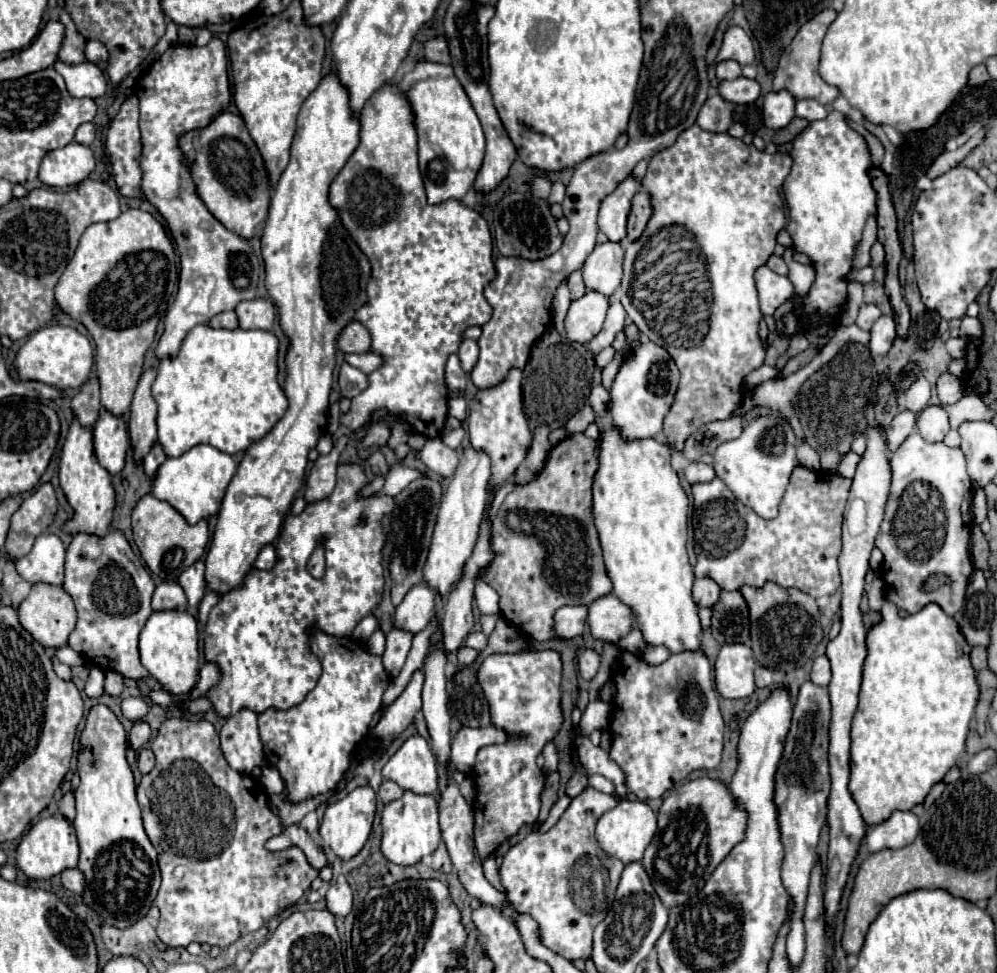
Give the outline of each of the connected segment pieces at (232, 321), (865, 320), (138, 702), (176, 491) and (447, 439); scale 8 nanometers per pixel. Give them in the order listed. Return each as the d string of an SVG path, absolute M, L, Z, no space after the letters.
M225 311L225 313L215 315L215 317L209 321L209 325L213 325L213 329L237 329L237 327L239 327L235 311Z
M873 303L861 305L861 309L859 309L859 317L857 317L857 325L859 325L861 329L869 331L871 325L873 325L879 317L881 317L881 311L879 311L877 305L873 305Z
M127 697L127 699L123 699L121 709L123 709L123 715L127 719L139 721L139 719L143 719L147 715L149 705L147 705L147 701L143 697Z
M195 445L189 451L185 451L181 457L167 459L159 467L153 479L153 495L175 507L189 525L195 525L201 519L209 519L211 515L217 515L225 489L231 477L235 475L235 469L237 465L231 455L221 453L211 445Z
M459 427L459 429L453 429L447 435L443 435L443 443L449 445L451 449L457 449L461 445L463 437L465 437L465 431L463 431L463 427Z

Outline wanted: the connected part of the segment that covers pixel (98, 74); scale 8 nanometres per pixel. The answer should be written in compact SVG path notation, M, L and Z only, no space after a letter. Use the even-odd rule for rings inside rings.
M57 61L55 69L65 79L67 89L69 93L73 93L73 97L97 99L97 97L103 97L107 91L107 79L103 77L103 71L93 63L65 65Z

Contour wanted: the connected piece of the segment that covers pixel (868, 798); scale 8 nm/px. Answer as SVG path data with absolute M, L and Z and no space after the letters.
M933 603L907 617L899 617L897 609L891 607L891 611L883 613L883 621L867 633L867 659L863 665L859 707L851 727L849 781L849 791L867 825L889 819L897 809L909 811L923 803L931 787L939 783L965 753L965 737L979 701L979 685L969 657L971 649L957 621Z

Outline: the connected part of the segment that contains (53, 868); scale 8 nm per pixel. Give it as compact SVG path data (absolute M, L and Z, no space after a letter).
M45 817L39 819L31 829L23 835L17 847L17 865L29 879L51 879L65 869L77 867L79 859L79 845L75 829L63 817Z

